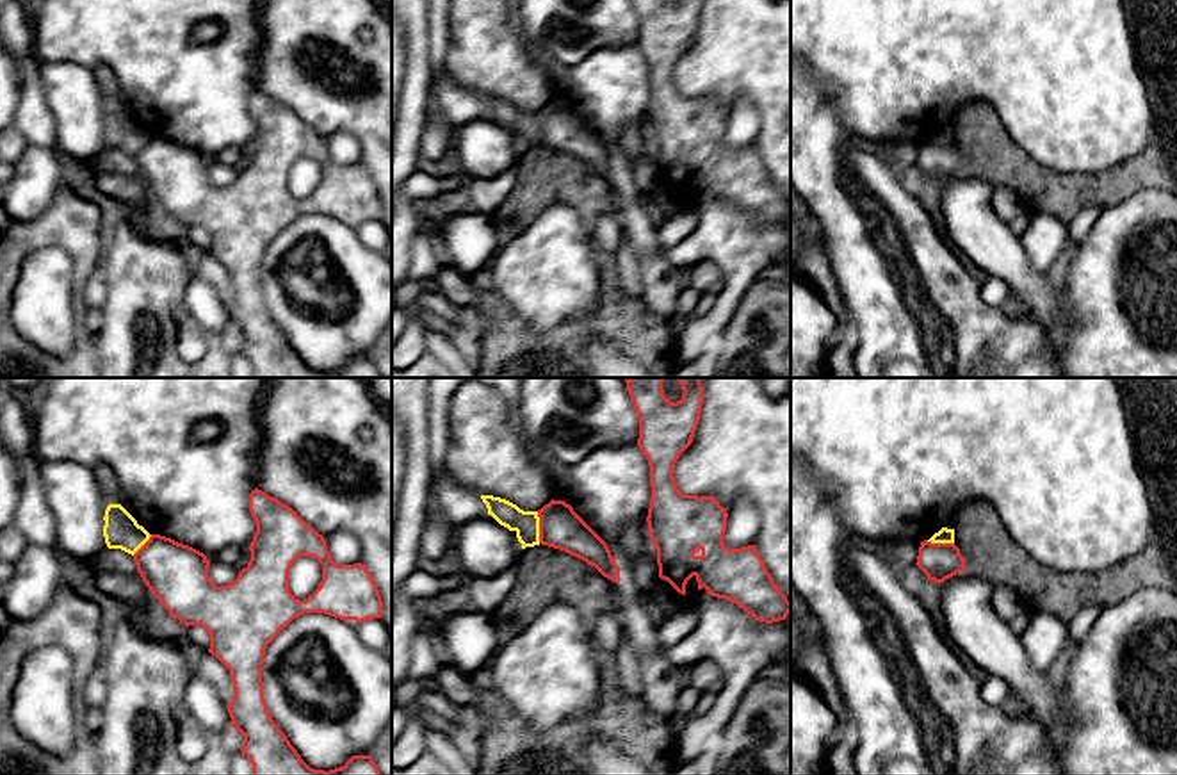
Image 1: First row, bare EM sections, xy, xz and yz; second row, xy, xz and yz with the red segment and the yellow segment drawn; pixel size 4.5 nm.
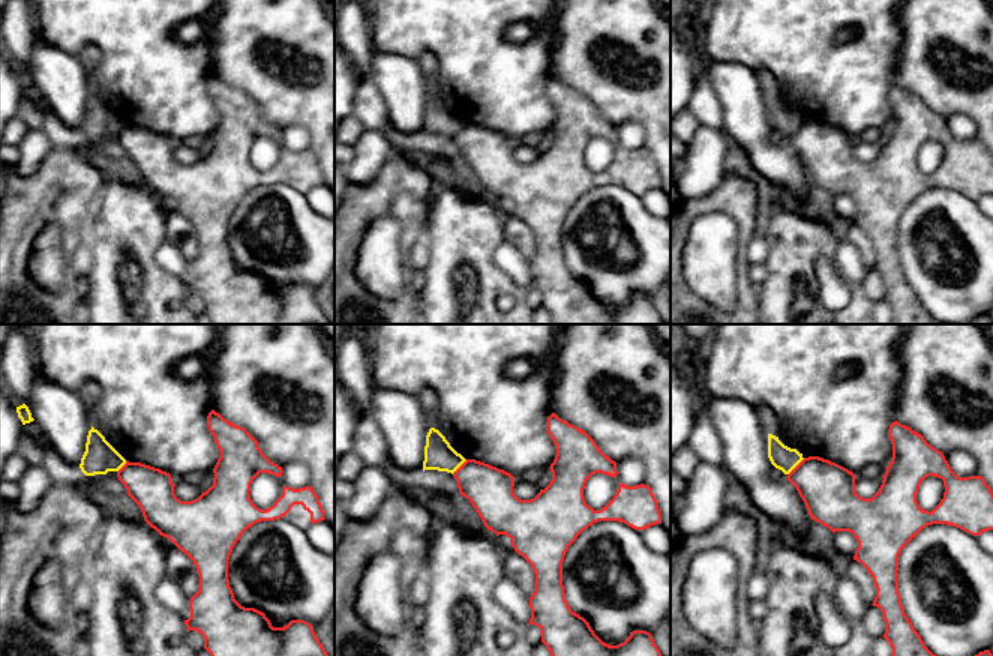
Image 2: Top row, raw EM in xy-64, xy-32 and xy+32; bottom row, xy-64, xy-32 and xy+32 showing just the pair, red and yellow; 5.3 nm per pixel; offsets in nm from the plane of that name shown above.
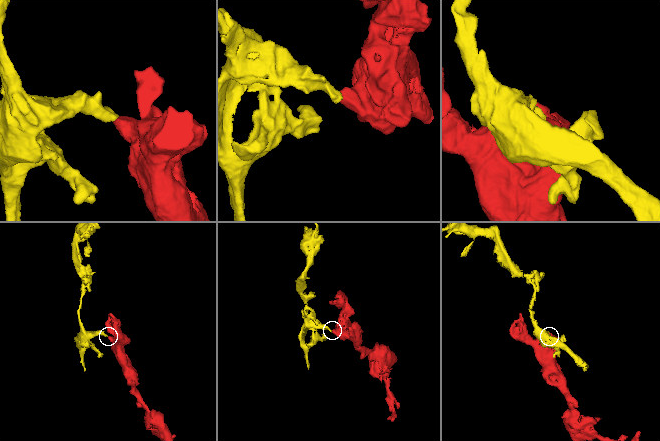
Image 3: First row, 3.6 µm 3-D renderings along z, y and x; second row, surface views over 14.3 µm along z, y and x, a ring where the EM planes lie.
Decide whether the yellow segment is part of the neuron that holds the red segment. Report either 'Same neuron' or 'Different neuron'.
Different neuron

